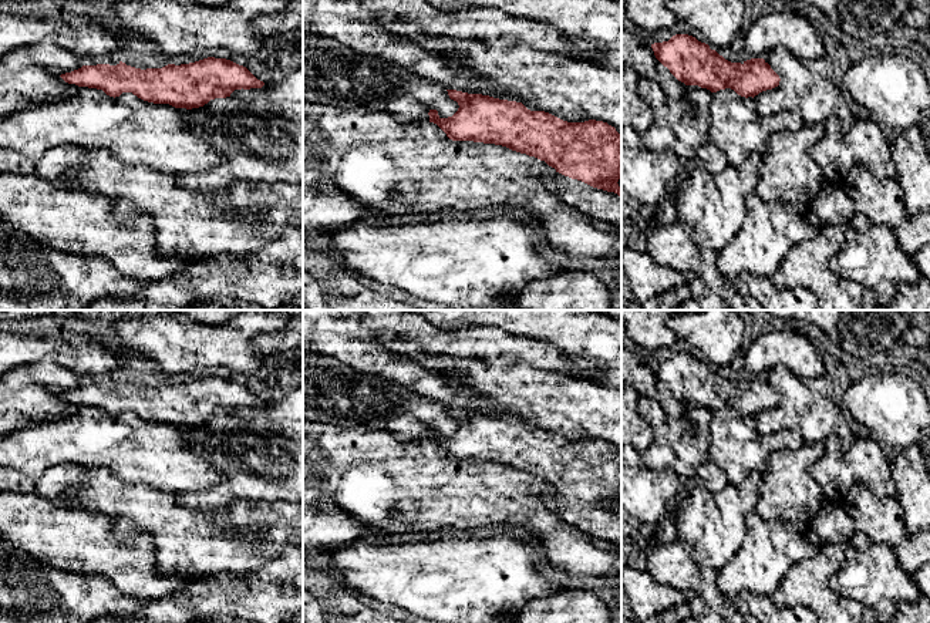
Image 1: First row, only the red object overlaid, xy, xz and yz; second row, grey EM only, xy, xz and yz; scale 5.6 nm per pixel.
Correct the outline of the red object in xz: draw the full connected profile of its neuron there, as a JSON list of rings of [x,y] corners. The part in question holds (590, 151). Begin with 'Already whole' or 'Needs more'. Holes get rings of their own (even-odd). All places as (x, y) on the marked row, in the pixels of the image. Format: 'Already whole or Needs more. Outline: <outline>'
Already whole. Outline: [[[447,91],[458,102],[458,111],[448,118],[441,118],[437,110],[429,110],[428,115],[429,122],[437,124],[449,139],[502,145],[545,161],[565,176],[621,196],[617,183],[621,176],[621,134],[614,127],[596,119],[567,122],[545,111],[530,111],[522,102]]]

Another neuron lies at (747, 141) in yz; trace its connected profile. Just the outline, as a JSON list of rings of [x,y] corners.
[[[731,88],[712,92],[708,139],[727,155],[729,165],[741,164],[752,152],[764,154],[768,148],[768,137],[772,132],[798,132],[803,125],[805,122],[796,111],[782,111],[764,117],[757,112],[757,105],[752,97],[741,97]]]

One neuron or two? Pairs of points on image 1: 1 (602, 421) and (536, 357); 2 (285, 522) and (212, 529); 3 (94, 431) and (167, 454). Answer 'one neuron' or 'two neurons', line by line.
1: two neurons
2: one neuron
3: one neuron

